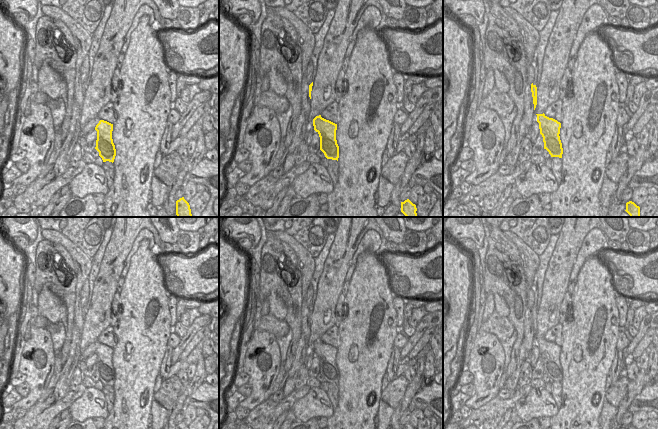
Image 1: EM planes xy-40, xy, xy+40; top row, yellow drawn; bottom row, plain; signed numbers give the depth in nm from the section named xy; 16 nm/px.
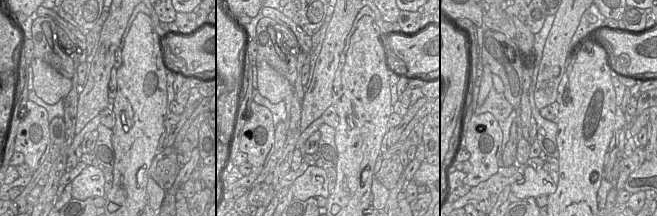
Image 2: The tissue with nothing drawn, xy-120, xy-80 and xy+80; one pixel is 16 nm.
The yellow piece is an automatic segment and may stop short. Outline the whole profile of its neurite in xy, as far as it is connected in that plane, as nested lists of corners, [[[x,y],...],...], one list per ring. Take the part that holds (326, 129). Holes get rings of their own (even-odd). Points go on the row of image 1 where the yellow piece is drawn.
[[[321,115],[313,119],[314,130],[320,137],[320,150],[327,159],[337,160],[339,158],[339,146],[336,140],[337,124],[326,120]]]

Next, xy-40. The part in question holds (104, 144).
[[[100,120],[96,125],[97,140],[95,149],[99,152],[99,156],[103,162],[114,162],[116,149],[112,139],[113,124]]]

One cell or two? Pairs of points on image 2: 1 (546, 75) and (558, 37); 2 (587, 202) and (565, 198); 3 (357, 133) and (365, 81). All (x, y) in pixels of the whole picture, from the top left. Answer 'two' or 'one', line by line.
1: one
2: one
3: one

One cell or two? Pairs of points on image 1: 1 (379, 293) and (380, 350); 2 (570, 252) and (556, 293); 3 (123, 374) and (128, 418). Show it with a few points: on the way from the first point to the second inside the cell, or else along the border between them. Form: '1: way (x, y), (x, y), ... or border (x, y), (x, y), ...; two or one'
1: way (389, 306), (381, 325), (380, 336); one
2: way (562, 262), (557, 274), (556, 283); one
3: way (128, 385), (128, 407); one

